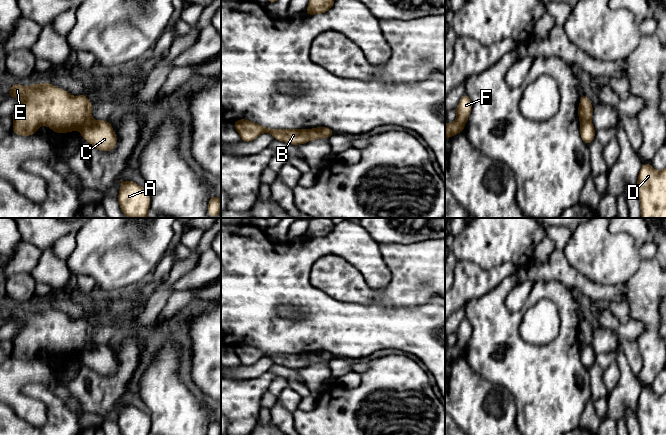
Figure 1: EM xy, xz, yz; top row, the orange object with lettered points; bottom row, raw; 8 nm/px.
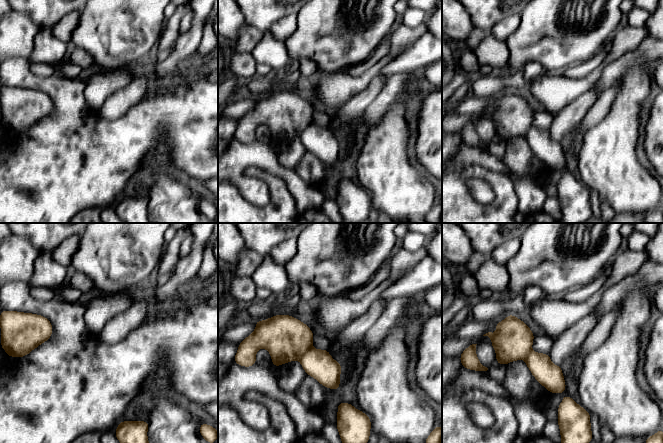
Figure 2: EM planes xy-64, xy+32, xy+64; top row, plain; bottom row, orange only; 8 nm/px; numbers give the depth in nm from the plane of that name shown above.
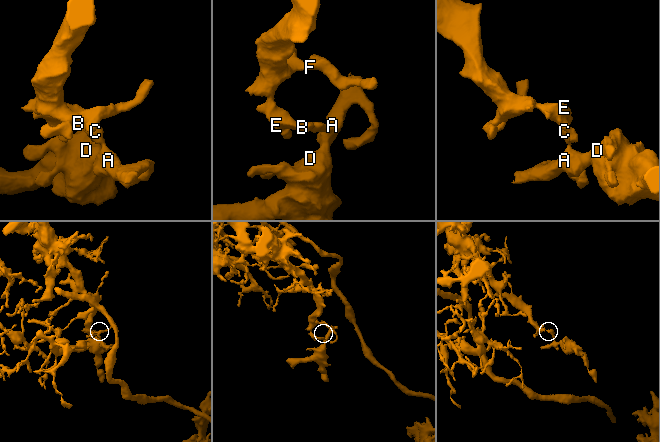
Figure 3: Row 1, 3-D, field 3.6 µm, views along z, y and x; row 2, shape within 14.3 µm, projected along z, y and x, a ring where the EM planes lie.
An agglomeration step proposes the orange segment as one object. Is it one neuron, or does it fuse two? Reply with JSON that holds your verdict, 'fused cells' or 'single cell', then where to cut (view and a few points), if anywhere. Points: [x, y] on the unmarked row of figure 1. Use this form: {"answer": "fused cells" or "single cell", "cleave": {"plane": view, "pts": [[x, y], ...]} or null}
{"answer": "fused cells", "cleave": {"plane": "xy", "pts": [[91, 342], [79, 352]]}}

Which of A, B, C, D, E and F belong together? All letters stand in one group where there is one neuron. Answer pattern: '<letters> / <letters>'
A C D / B E F

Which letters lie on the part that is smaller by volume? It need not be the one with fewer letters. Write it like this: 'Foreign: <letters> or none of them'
Foreign: A, C, D

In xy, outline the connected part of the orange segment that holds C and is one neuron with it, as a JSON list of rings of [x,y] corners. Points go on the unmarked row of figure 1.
[[[90,343],[79,355],[85,365],[104,376],[113,374],[118,365],[109,345]]]

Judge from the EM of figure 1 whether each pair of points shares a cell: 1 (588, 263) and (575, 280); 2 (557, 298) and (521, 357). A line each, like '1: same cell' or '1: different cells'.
1: different cells
2: same cell

